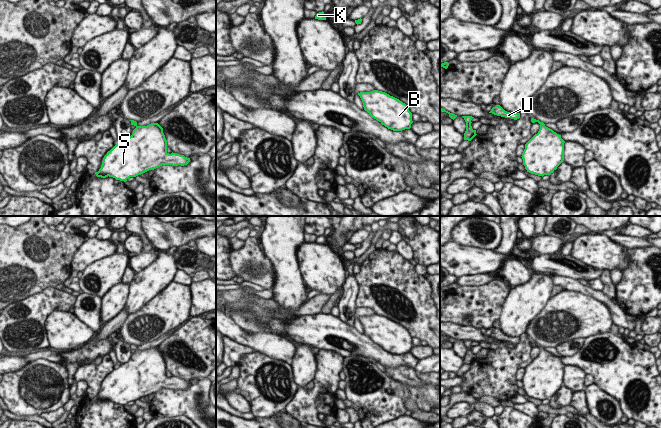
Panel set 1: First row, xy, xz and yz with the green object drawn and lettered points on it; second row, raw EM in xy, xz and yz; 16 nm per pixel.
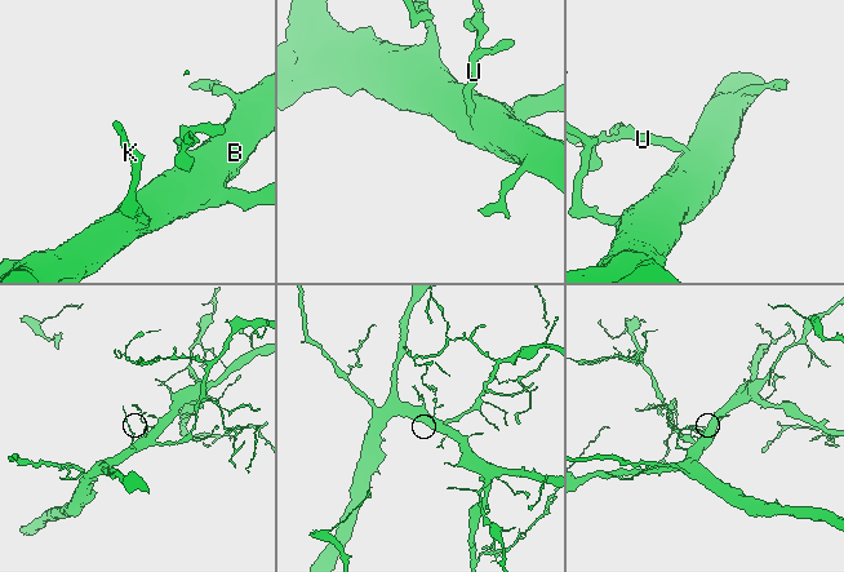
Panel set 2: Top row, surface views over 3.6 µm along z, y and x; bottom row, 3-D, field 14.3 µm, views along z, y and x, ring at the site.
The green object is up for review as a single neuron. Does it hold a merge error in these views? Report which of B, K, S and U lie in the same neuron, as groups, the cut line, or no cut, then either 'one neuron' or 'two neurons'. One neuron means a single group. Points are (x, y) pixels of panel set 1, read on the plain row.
groups B K S U; cut none; one neuron

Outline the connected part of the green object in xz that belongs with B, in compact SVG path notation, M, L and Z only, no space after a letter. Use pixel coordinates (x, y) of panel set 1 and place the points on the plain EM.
M378 314L360 316L358 319L364 334L388 353L402 355L411 352L412 337L399 323Z

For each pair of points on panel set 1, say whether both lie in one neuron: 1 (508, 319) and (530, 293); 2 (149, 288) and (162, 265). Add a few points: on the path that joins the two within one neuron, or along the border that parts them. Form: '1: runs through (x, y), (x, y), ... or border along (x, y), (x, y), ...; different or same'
1: runs through (514, 313), (528, 299); same
2: runs through (151, 282), (162, 271); same

